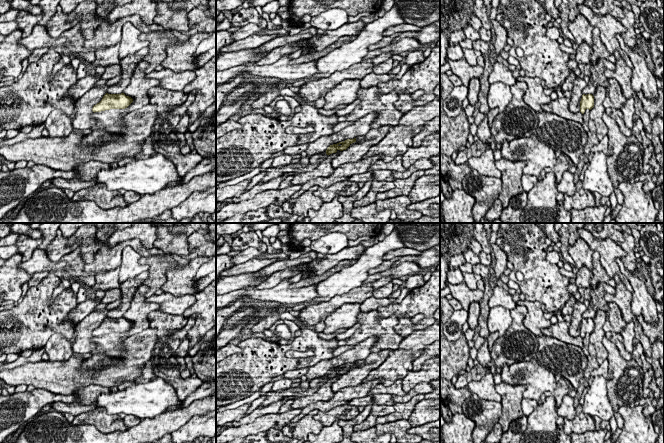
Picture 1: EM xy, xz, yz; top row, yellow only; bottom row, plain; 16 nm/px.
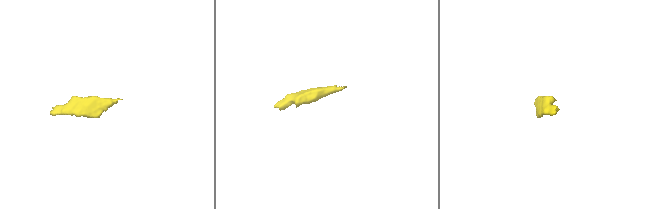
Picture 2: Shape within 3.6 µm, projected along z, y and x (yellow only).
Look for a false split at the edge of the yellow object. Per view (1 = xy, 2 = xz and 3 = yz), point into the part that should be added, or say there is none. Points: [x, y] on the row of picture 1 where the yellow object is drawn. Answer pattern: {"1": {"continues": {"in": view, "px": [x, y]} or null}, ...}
{"1": {"continues": null}, "2": {"continues": {"in": "xz", "px": [325, 155]}}, "3": {"continues": null}}

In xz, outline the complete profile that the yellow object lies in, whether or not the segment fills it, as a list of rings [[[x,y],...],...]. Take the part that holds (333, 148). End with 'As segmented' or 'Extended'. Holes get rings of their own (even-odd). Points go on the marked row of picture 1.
[[[356,138],[347,139],[344,142],[339,142],[337,144],[330,145],[325,152],[323,152],[323,157],[320,158],[317,164],[320,164],[328,155],[336,153],[338,150],[346,150],[352,143],[356,142]]]. Extended

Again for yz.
[[[583,94],[580,101],[580,112],[584,114],[586,109],[591,110],[594,107],[594,96],[592,94]]]. As segmented

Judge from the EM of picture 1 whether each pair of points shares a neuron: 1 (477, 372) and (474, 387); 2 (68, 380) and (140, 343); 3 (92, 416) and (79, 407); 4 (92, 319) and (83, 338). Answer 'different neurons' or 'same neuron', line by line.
1: different neurons
2: same neuron
3: different neurons
4: same neuron

